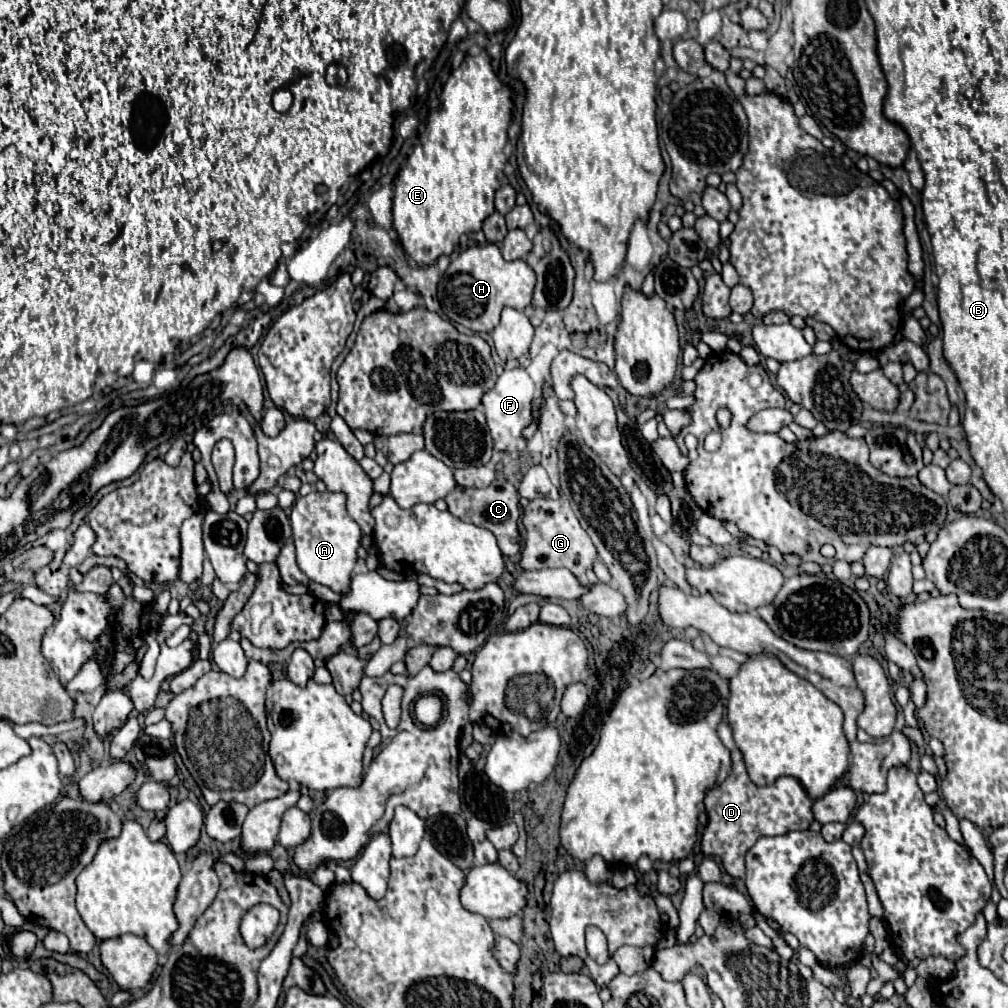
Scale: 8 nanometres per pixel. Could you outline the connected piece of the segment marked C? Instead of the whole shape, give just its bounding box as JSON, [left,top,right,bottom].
[447,476,521,556]

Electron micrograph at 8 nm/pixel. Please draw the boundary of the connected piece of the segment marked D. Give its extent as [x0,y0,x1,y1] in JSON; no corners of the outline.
[703,722,813,878]

